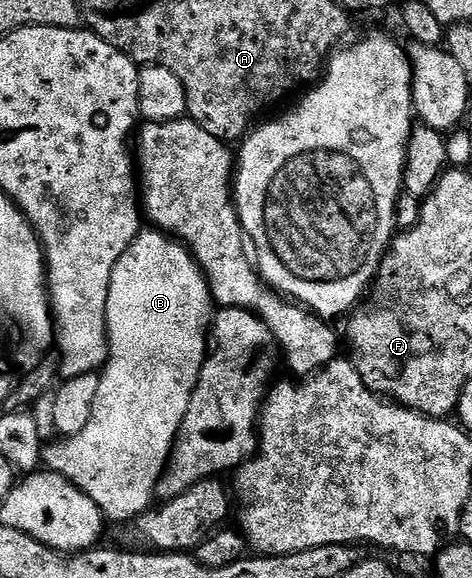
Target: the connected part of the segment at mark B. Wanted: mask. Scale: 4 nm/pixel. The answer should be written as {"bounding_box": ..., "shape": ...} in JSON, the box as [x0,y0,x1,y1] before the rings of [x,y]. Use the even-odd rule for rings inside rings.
{"bounding_box":[42,230,215,523],"shape":[[[143,230],[137,235],[136,240],[129,245],[129,250],[119,258],[119,263],[115,264],[115,271],[112,272],[111,288],[107,292],[109,358],[106,360],[97,380],[98,391],[95,392],[95,404],[91,408],[91,418],[87,420],[87,425],[84,426],[83,432],[79,432],[69,438],[56,439],[42,449],[42,463],[44,467],[50,473],[63,476],[75,488],[79,488],[84,494],[90,496],[91,500],[95,500],[95,504],[100,508],[102,515],[110,523],[129,521],[129,523],[132,523],[135,516],[144,514],[146,510],[154,505],[157,482],[161,479],[161,475],[165,473],[165,466],[169,463],[170,454],[173,453],[173,446],[177,443],[177,433],[183,424],[183,416],[187,416],[193,389],[197,386],[201,369],[207,357],[211,341],[211,327],[215,317],[215,303],[209,288],[209,281],[205,278],[201,267],[193,259],[193,255],[189,253],[188,249],[180,241],[169,240],[169,243],[165,246],[166,235],[155,230],[150,231]],[[149,242],[153,245],[154,252],[147,253],[145,262],[141,262],[141,250],[147,249]],[[164,250],[169,253],[169,258],[172,262],[161,262],[160,254]]]}

